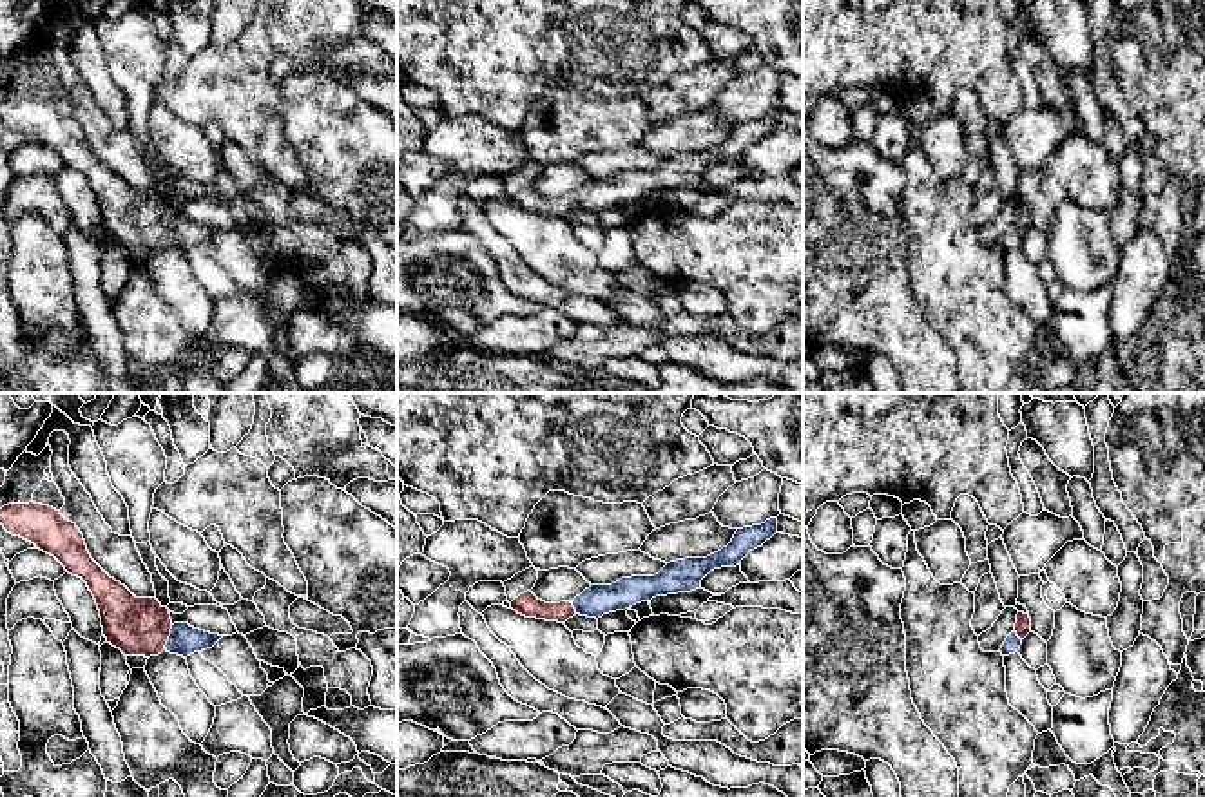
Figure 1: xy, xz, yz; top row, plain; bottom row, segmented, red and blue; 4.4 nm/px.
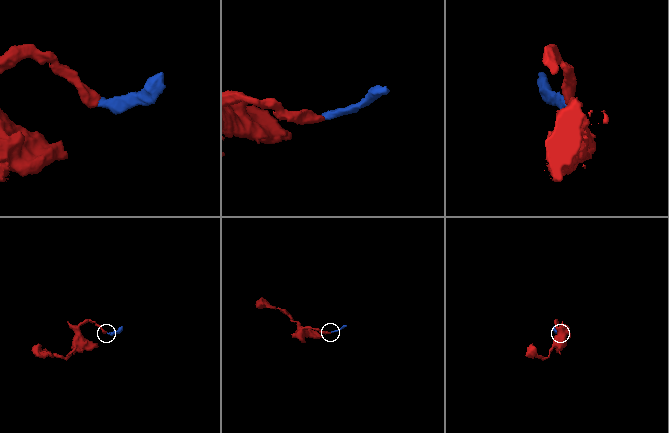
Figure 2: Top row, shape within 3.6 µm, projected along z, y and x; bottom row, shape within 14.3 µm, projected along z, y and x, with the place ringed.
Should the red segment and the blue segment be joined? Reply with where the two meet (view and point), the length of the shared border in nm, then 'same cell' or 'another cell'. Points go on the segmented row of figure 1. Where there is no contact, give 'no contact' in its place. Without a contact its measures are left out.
xy (167, 636) | 110 nm | same cell

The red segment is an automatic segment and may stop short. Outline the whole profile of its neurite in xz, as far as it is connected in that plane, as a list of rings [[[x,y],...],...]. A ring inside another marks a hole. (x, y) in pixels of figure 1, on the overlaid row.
[[[770,518],[761,525],[737,529],[727,547],[707,558],[670,562],[654,576],[631,576],[612,585],[591,585],[573,601],[545,603],[527,591],[511,601],[511,609],[525,618],[558,623],[576,614],[598,619],[656,596],[696,591],[710,571],[739,565],[750,551],[761,547],[776,533],[777,518]]]

